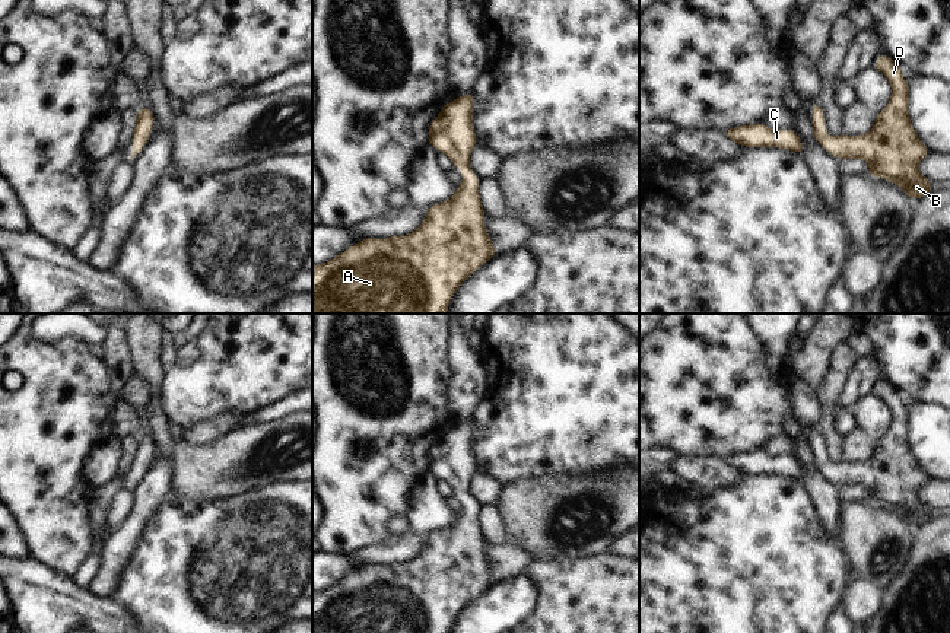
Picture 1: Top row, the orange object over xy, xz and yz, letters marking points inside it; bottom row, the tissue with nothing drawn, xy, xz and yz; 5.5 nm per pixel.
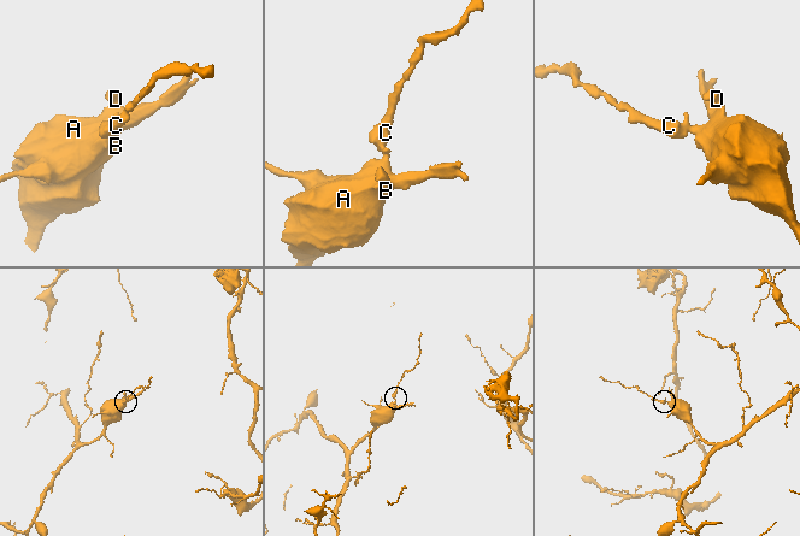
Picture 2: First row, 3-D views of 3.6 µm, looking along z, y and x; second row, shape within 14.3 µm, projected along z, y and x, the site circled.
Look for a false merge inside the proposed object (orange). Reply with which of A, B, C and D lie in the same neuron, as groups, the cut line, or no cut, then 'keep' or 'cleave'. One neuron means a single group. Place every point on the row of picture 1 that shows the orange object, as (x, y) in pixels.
A B C D; no cut; keep

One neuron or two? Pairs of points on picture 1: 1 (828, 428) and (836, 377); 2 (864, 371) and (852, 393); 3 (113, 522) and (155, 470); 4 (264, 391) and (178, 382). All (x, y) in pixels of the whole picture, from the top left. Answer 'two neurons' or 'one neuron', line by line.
1: one neuron
2: one neuron
3: two neurons
4: one neuron

